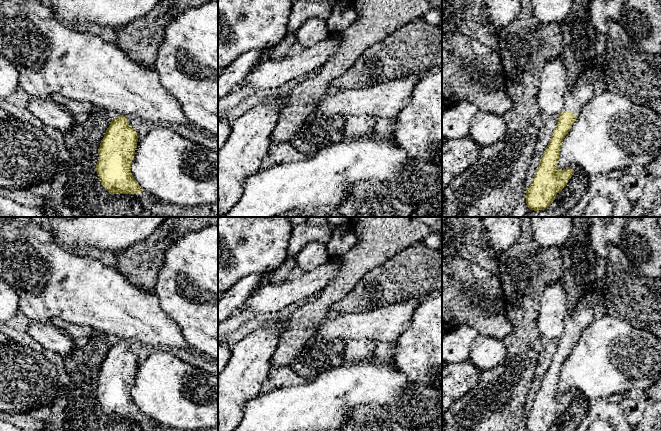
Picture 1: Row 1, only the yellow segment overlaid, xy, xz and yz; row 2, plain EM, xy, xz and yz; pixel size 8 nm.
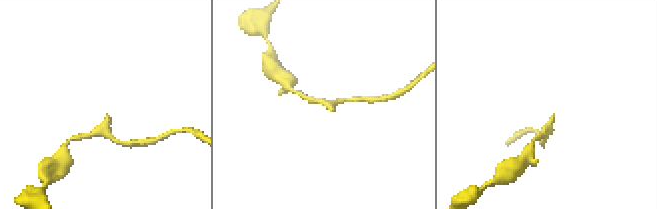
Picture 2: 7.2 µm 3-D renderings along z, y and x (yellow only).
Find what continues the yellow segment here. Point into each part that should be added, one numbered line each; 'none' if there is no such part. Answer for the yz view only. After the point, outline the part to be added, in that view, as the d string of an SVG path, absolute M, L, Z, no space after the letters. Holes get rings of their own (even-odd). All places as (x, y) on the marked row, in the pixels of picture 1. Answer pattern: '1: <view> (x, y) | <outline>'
1: yz (575, 97) | M597 55L593 65L578 77L573 87L566 90L563 111L570 111L579 116L583 107L595 96L597 72L601 70L604 70L604 56Z

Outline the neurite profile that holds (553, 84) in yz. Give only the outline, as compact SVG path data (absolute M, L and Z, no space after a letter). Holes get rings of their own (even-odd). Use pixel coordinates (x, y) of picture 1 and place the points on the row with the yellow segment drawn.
M560 59L548 60L540 74L537 103L548 115L559 116L564 107L564 94L568 89L565 66Z

